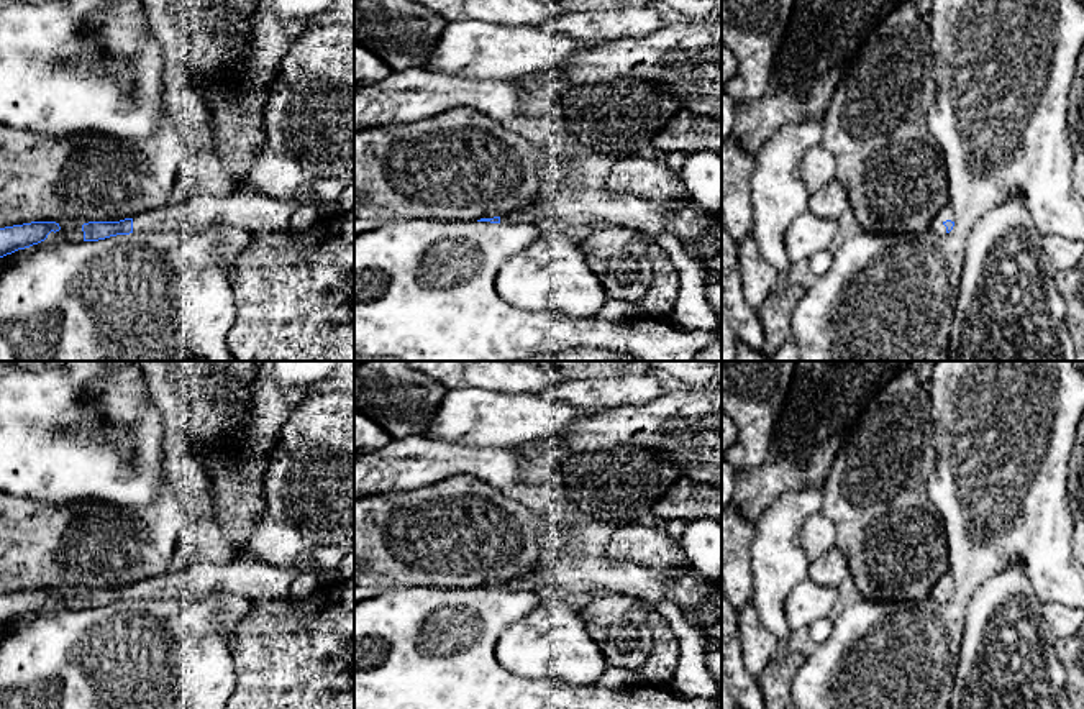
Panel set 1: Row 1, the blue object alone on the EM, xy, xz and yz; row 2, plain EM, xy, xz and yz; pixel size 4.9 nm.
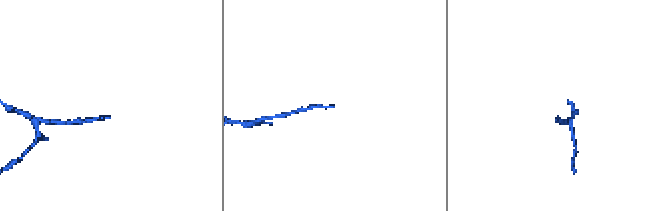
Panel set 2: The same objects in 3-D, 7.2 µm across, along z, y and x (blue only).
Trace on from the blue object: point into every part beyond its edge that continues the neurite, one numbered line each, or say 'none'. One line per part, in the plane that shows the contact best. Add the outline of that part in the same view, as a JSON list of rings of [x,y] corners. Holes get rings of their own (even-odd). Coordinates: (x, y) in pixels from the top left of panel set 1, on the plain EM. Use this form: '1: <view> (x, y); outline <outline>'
1: yz (945, 581); outline [[[946,573],[945,576],[941,576],[936,584],[931,588],[930,592],[930,599],[935,599],[938,602],[945,602],[946,601],[946,594],[943,592],[946,588],[954,589],[954,579],[950,573]]]

